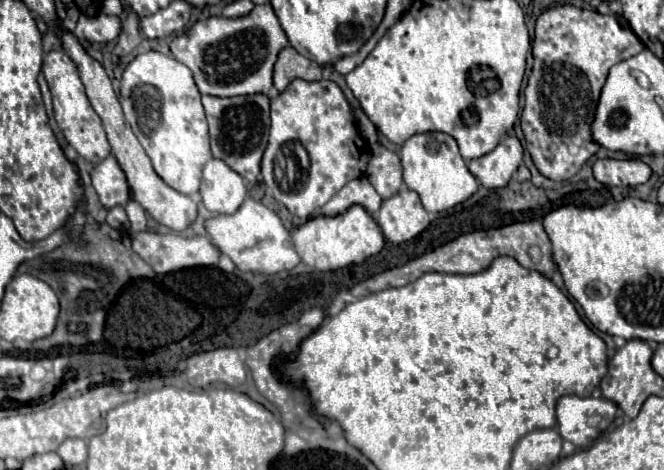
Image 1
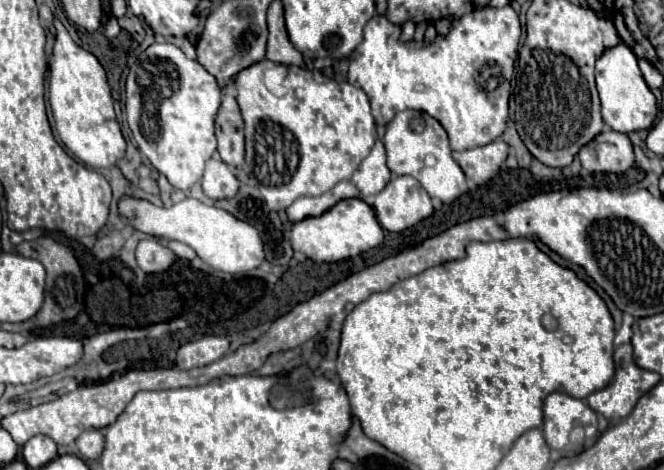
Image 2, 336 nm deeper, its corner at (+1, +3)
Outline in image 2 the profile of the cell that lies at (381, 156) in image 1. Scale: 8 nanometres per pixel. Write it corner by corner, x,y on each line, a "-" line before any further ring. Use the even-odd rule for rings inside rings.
377,140
371,154
361,162
357,172
353,172
349,180
359,188
361,198
367,198
367,196
379,194
389,182
389,178
391,178
391,172
385,164
385,148
383,148
383,142

